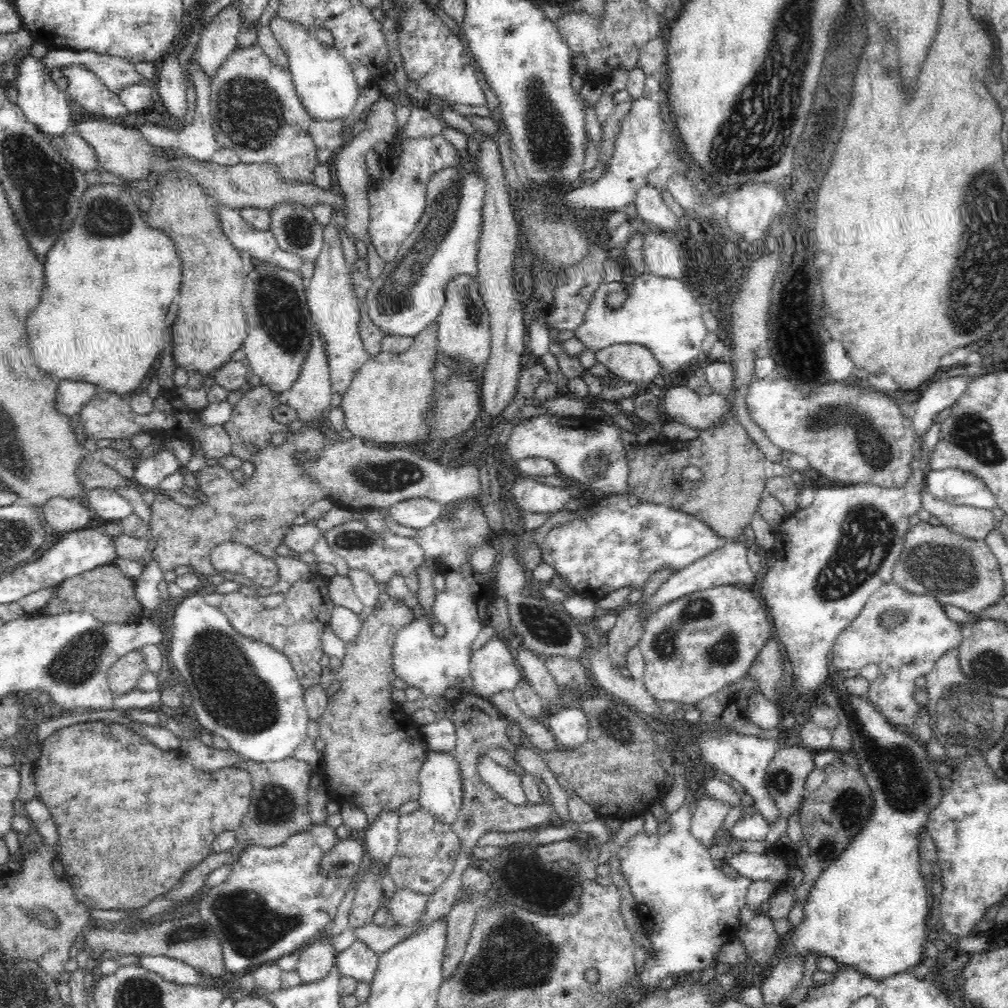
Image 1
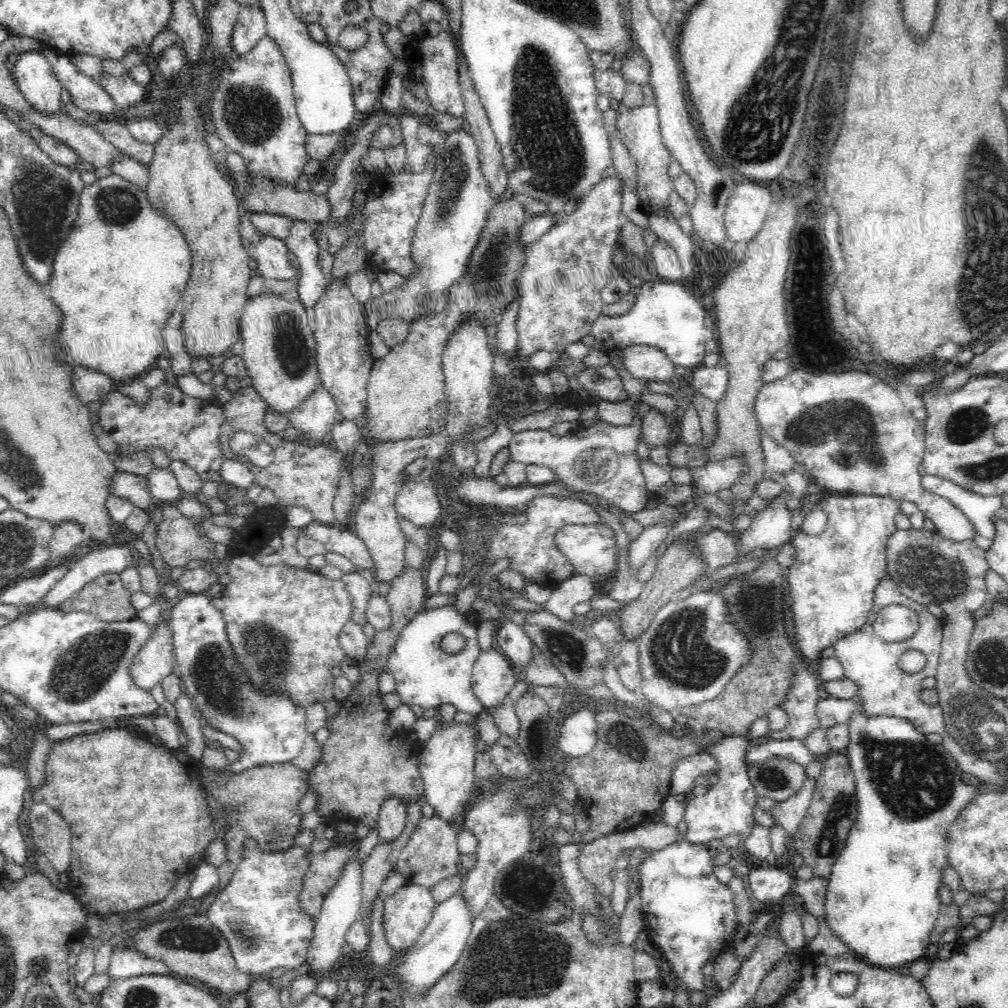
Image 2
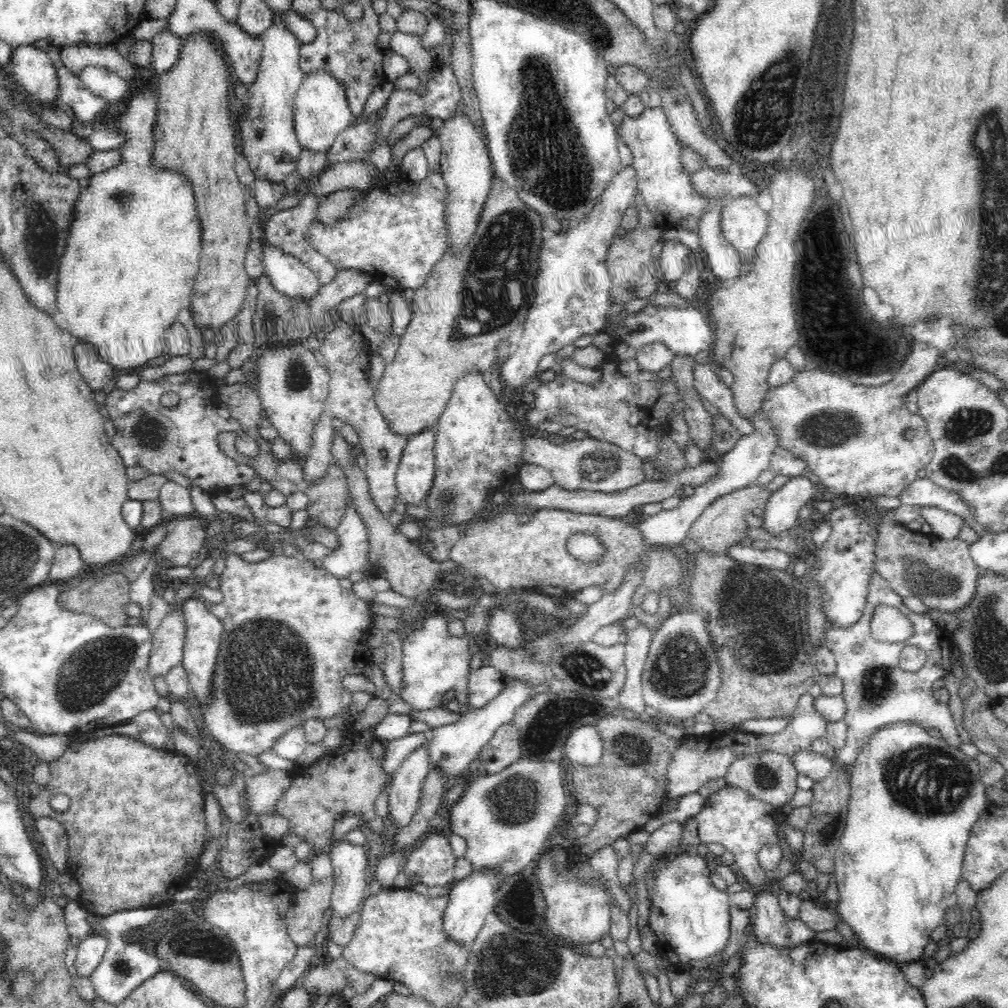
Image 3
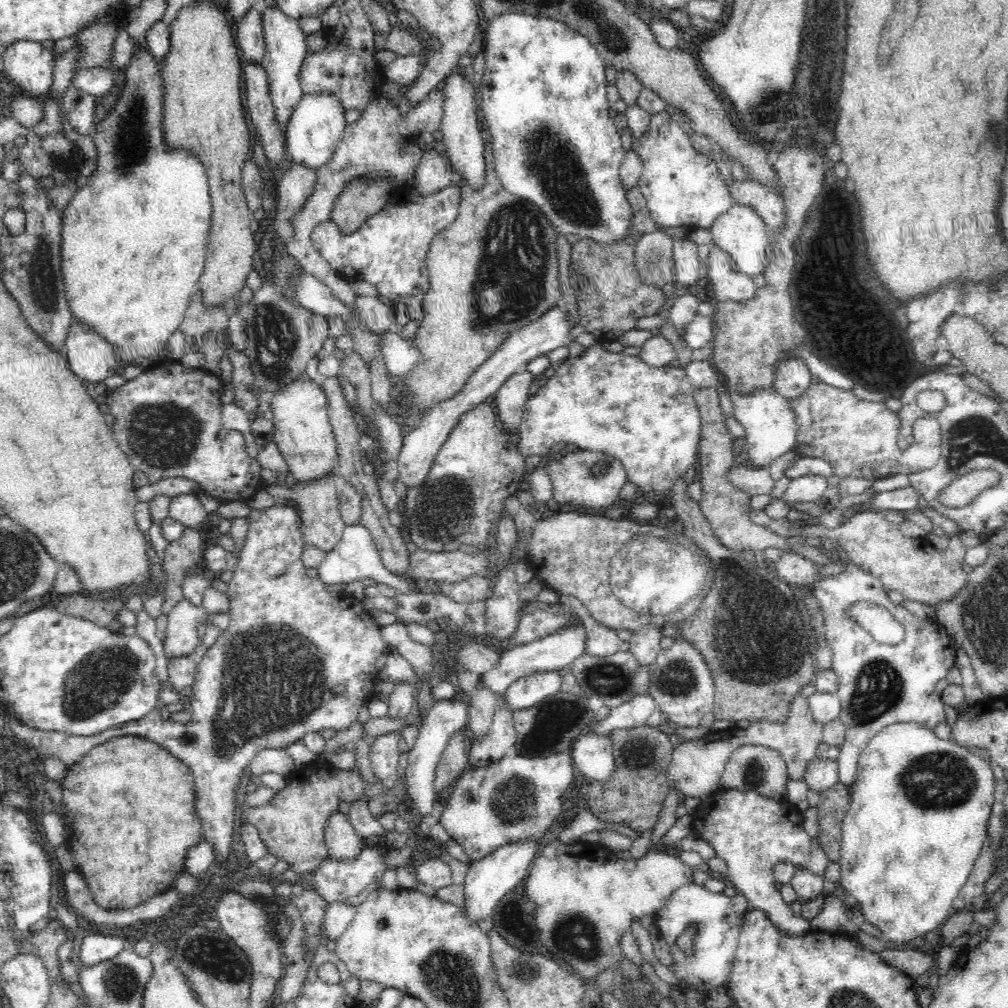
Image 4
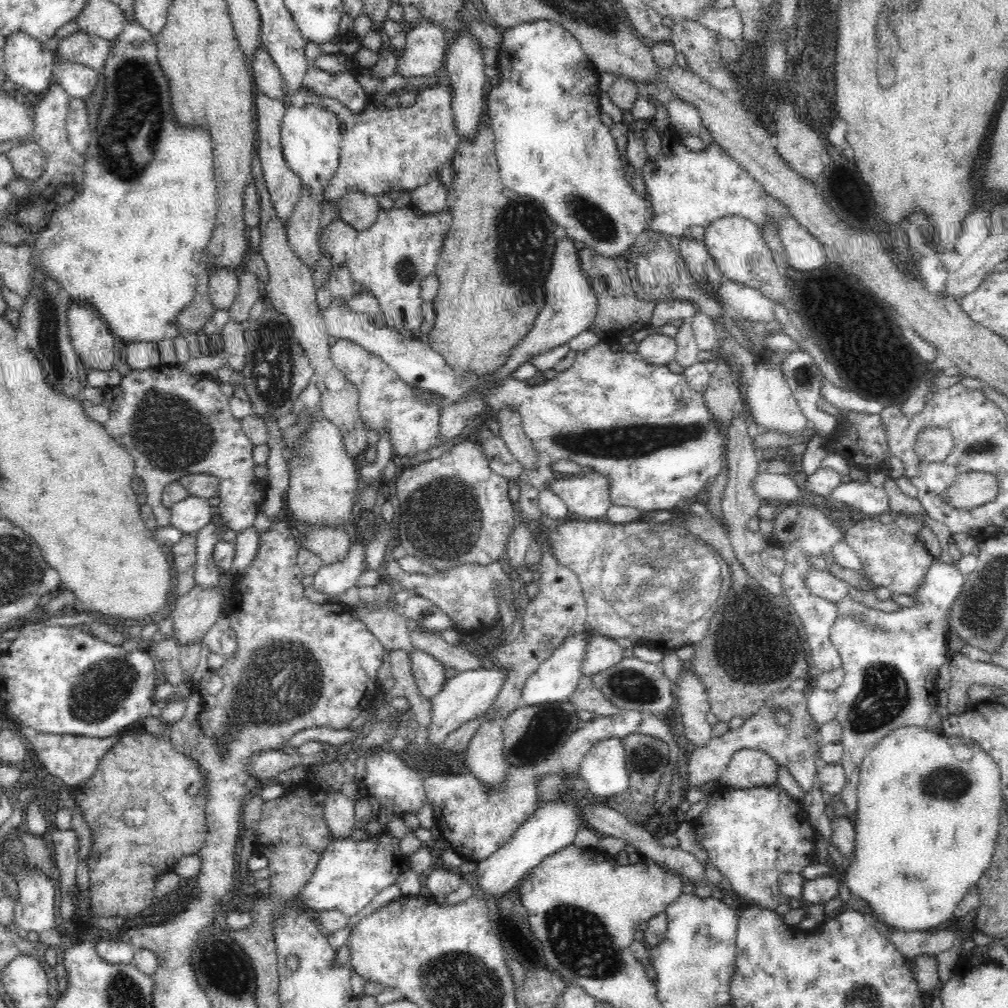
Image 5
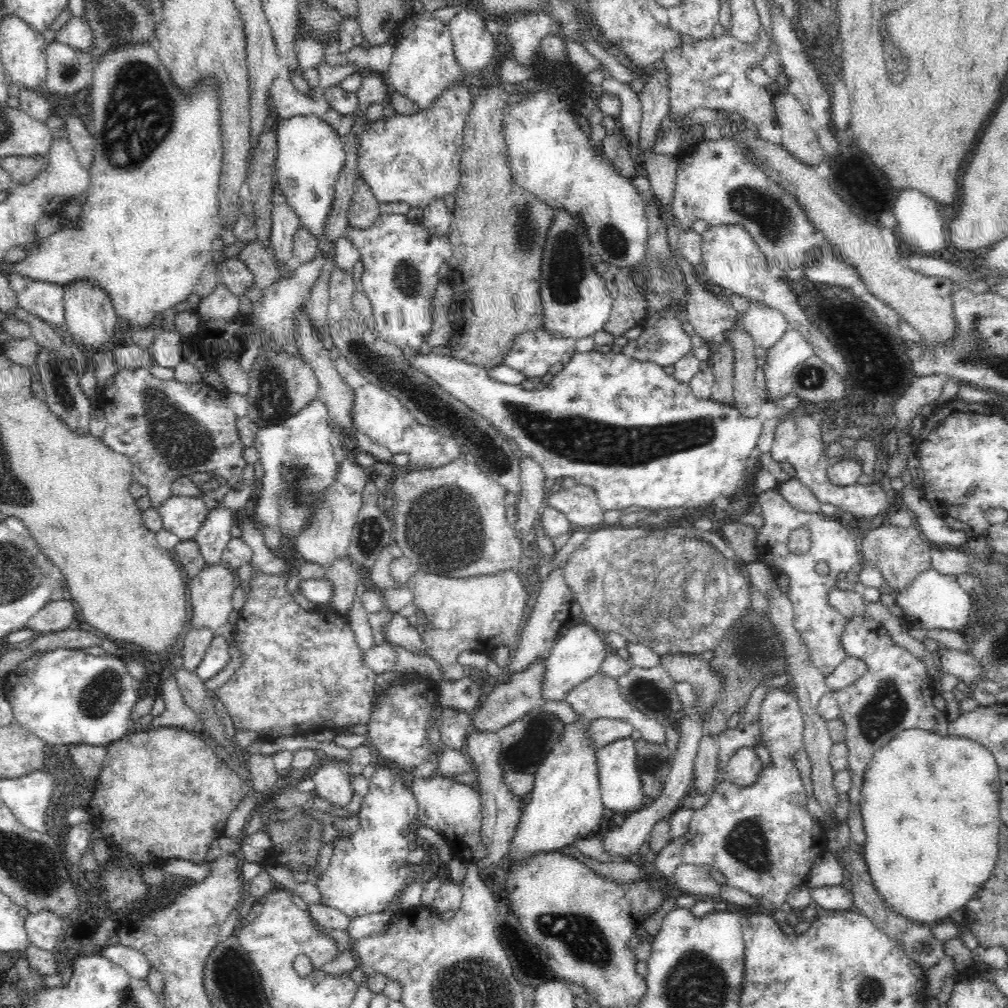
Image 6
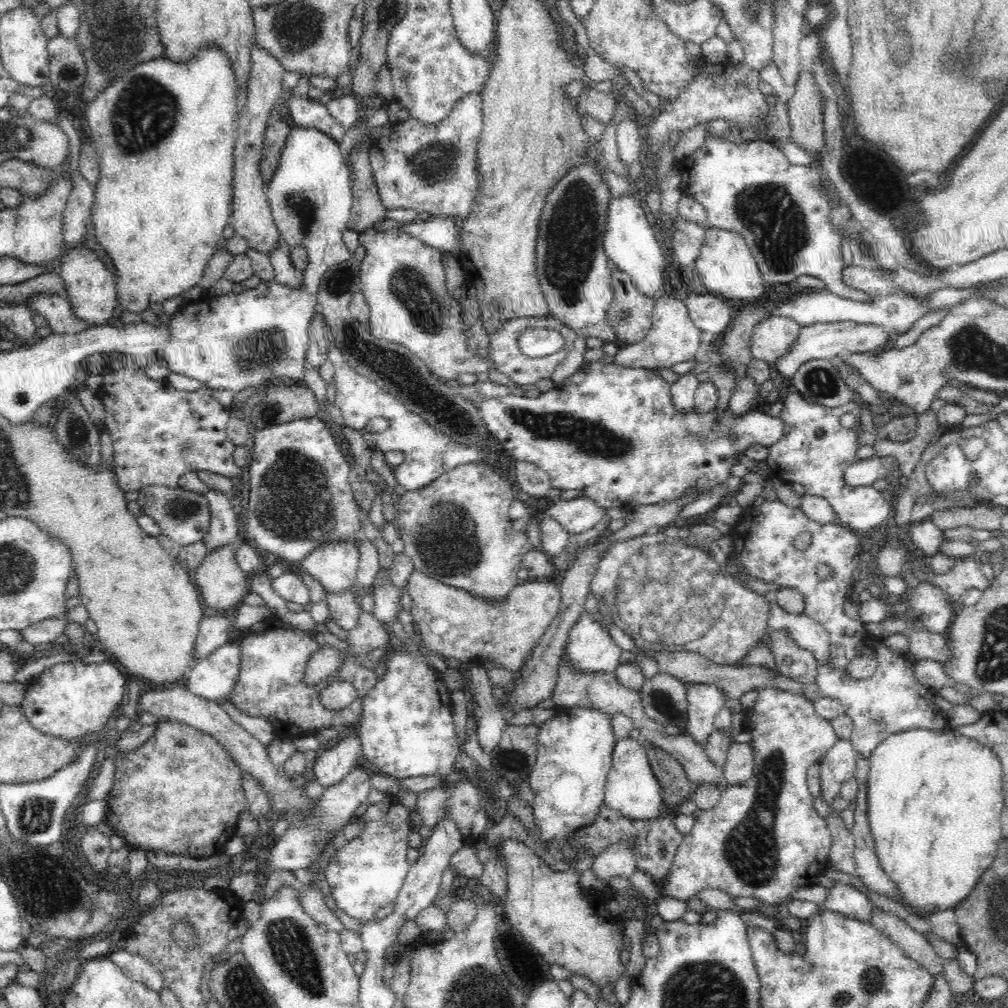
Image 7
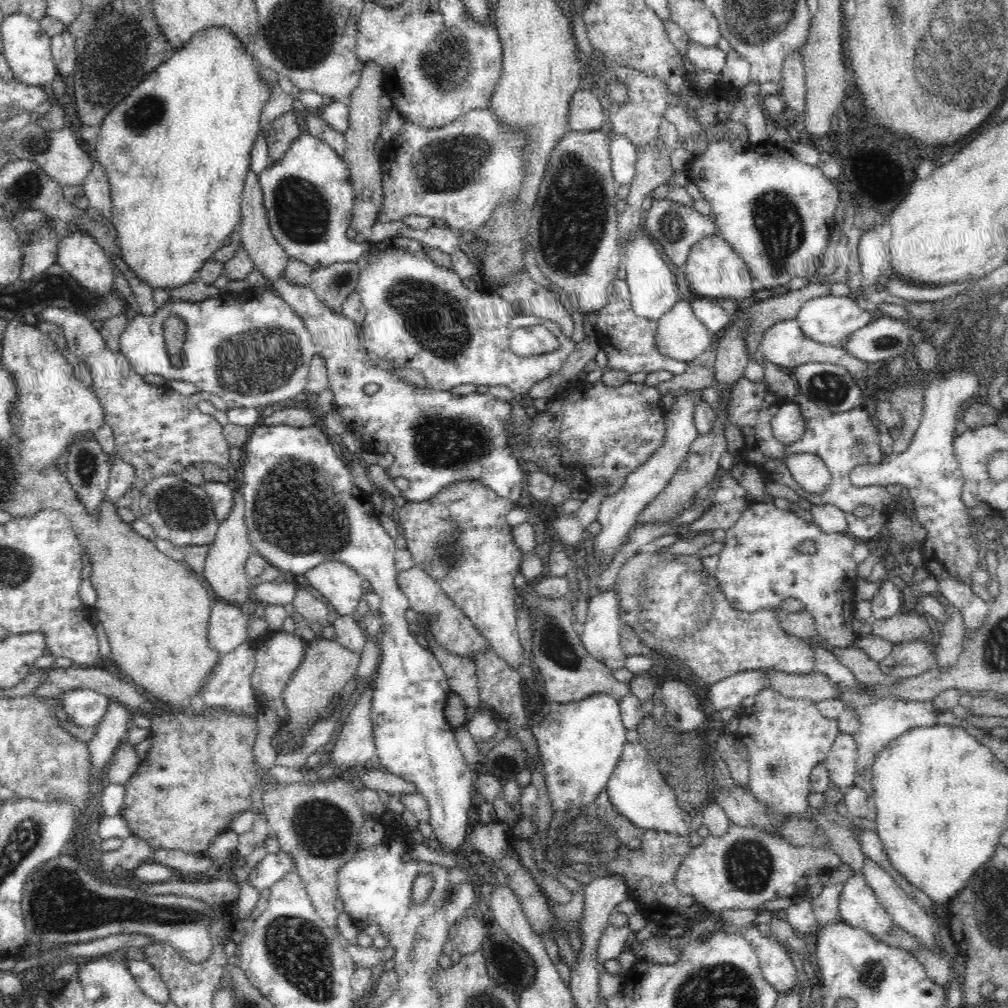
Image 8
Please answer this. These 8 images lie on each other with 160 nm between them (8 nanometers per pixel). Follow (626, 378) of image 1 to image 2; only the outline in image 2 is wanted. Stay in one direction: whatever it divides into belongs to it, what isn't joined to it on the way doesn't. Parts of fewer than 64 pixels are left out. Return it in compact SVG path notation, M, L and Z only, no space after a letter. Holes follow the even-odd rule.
M630 346L621 349L623 364L637 379L669 383L675 374L675 364L656 347Z

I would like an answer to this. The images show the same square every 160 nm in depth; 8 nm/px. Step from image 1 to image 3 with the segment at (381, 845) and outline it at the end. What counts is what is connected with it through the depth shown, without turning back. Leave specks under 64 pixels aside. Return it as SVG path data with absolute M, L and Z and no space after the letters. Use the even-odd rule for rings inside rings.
M430 742L422 744L422 748L412 752L395 772L389 791L388 813L392 816L394 825L386 825L387 830L400 830L408 826L420 806L423 787L431 771L429 745Z

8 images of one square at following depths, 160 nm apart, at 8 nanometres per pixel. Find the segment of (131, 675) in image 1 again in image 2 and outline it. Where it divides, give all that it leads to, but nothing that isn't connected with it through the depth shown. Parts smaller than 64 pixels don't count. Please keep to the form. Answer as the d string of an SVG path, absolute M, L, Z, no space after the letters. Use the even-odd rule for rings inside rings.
M159 621L150 640L140 648L128 668L136 686L150 691L153 686L161 683L165 676L172 673L175 667L173 645L171 624Z

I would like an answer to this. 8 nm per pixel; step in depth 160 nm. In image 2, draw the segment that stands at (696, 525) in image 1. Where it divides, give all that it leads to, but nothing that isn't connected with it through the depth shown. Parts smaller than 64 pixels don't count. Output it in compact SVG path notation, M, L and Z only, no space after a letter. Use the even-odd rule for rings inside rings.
M570 524L558 530L554 536L554 546L562 551L575 574L586 575L592 579L607 577L614 570L614 556L617 554L616 540L612 528L606 524ZM712 529L708 534L702 534L696 540L696 548L702 552L702 562L708 568L717 569L718 567L734 564L738 560L738 543L735 534L723 532L720 529Z

